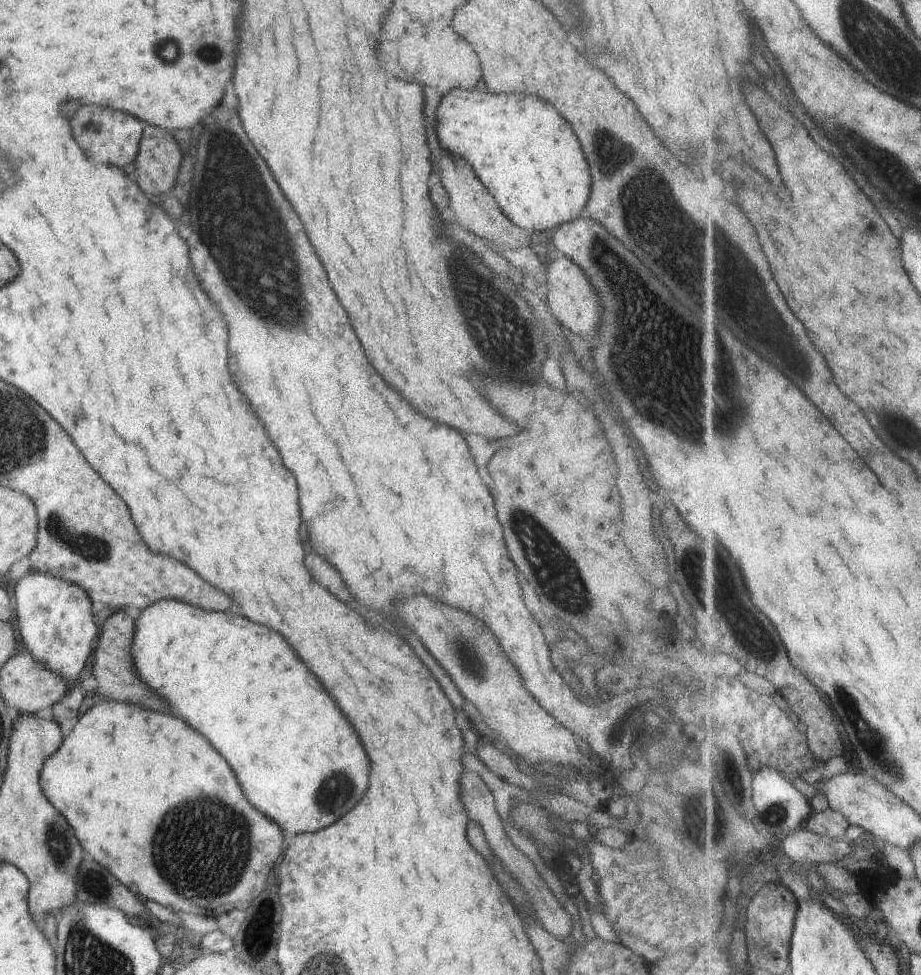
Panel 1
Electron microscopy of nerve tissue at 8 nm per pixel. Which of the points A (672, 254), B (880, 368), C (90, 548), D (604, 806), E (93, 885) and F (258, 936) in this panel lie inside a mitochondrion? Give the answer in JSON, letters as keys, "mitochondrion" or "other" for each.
{"A":"mitochondrion","B":"other","C":"mitochondrion","D":"other","E":"mitochondrion","F":"other"}

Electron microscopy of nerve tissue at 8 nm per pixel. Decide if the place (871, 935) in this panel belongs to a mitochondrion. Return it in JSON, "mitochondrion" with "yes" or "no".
{"mitochondrion":"no"}

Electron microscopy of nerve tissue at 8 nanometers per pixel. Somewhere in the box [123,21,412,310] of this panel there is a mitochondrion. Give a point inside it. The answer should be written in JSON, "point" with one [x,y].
{"point":[207,54]}

